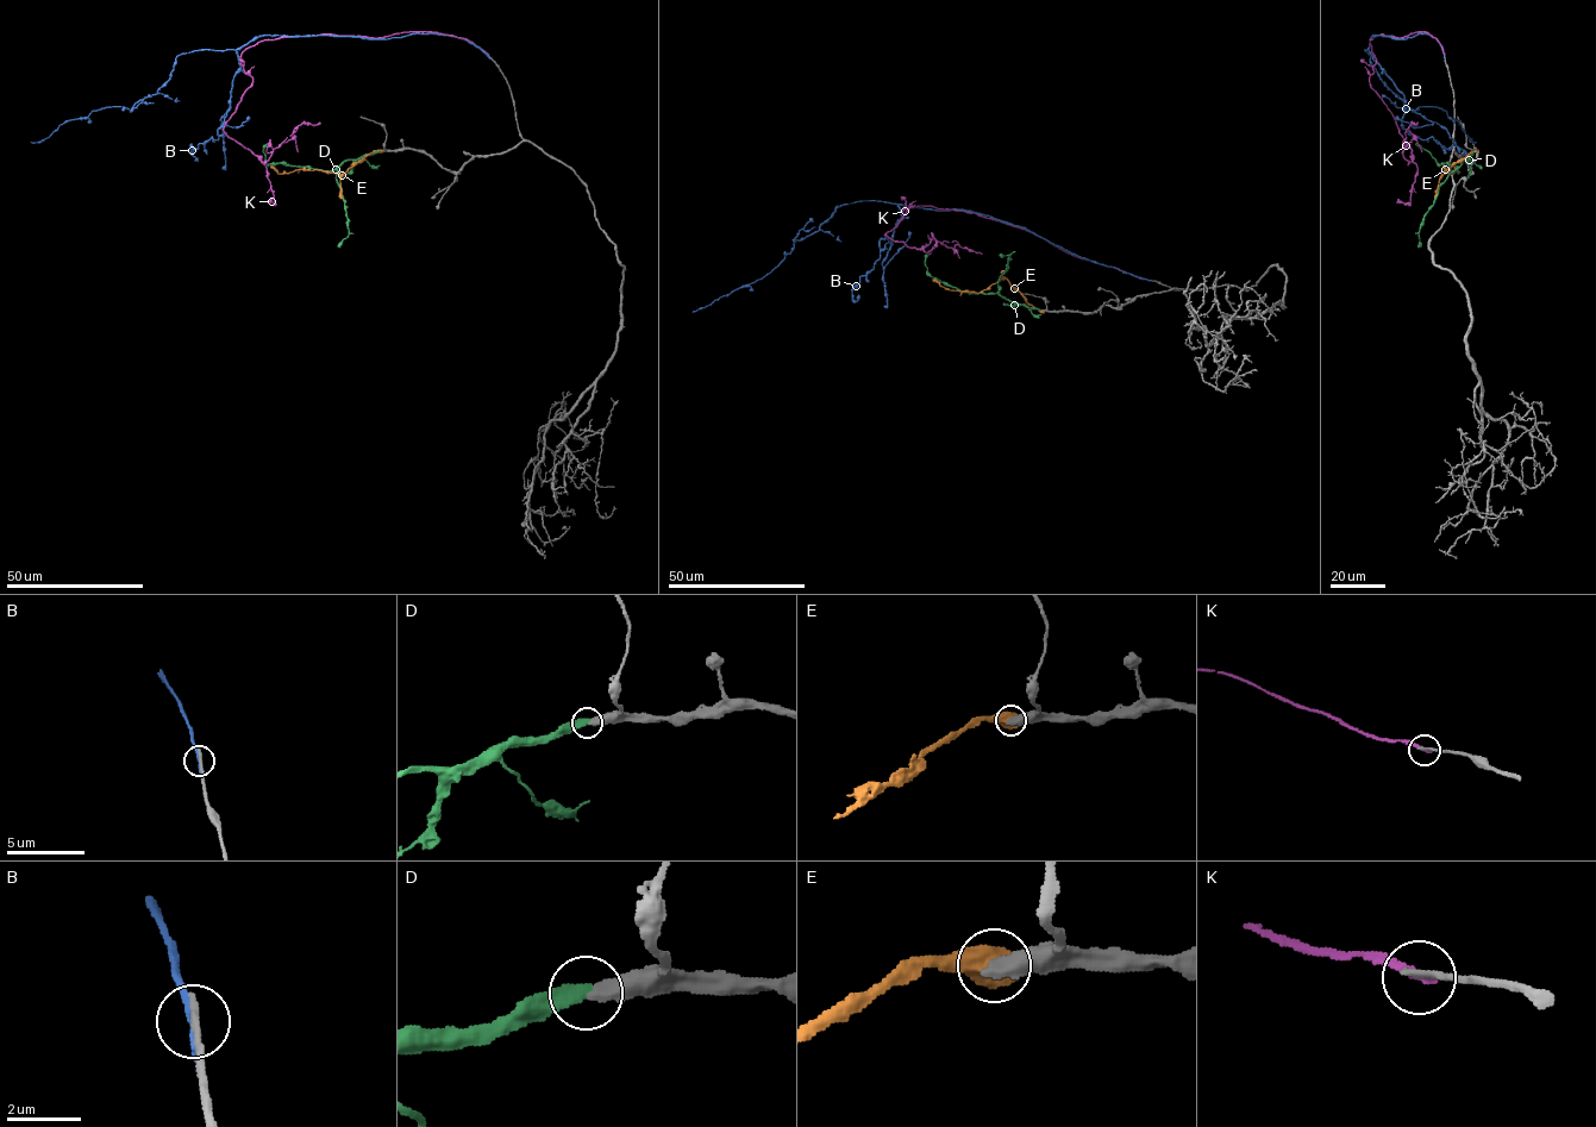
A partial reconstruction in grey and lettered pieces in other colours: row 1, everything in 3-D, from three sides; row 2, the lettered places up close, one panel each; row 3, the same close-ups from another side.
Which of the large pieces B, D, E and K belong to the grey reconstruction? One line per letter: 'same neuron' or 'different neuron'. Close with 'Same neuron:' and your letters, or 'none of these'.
B: different neuron
D: same neuron
E: different neuron
K: different neuron
Same neuron: D

